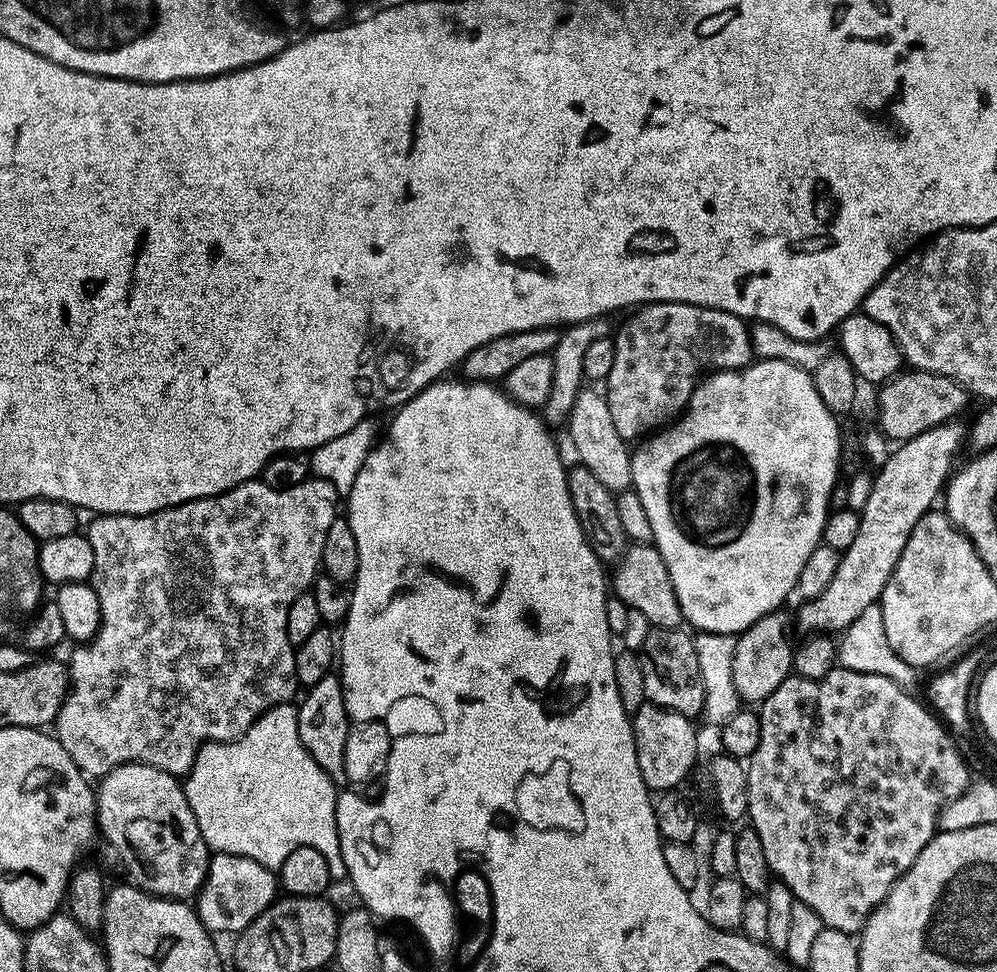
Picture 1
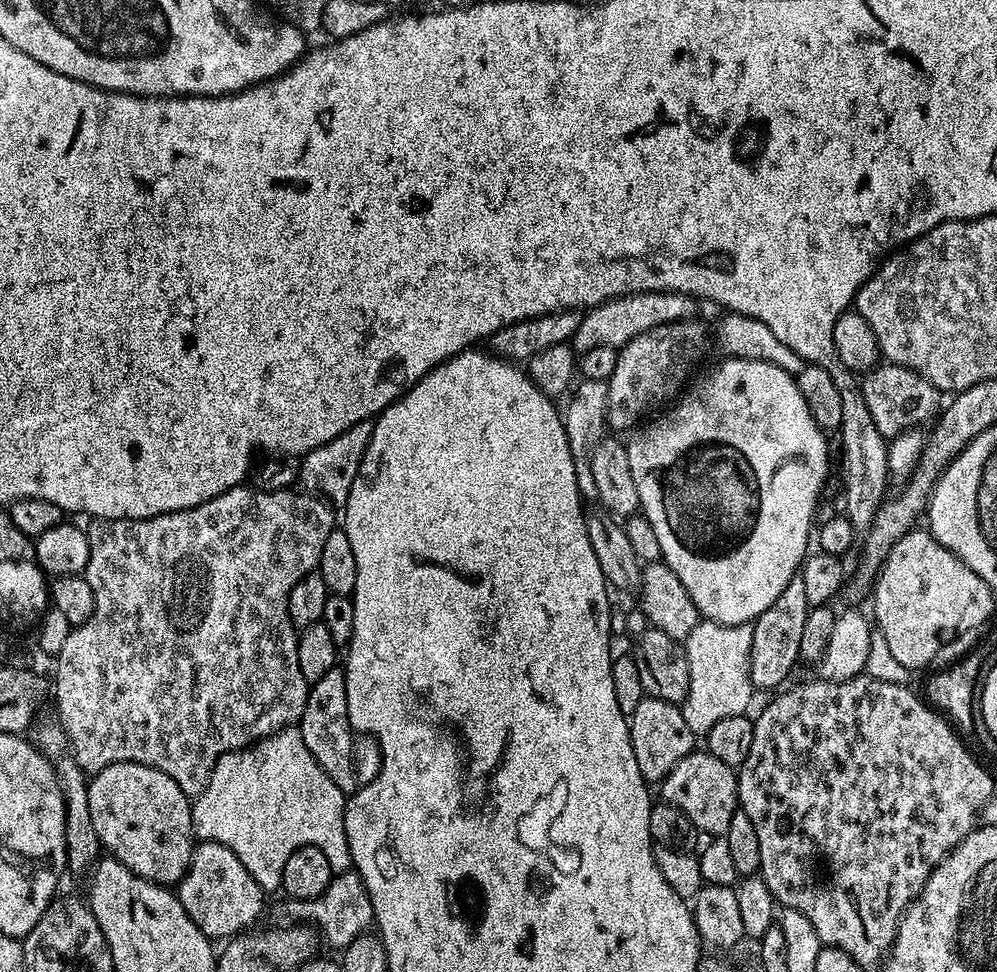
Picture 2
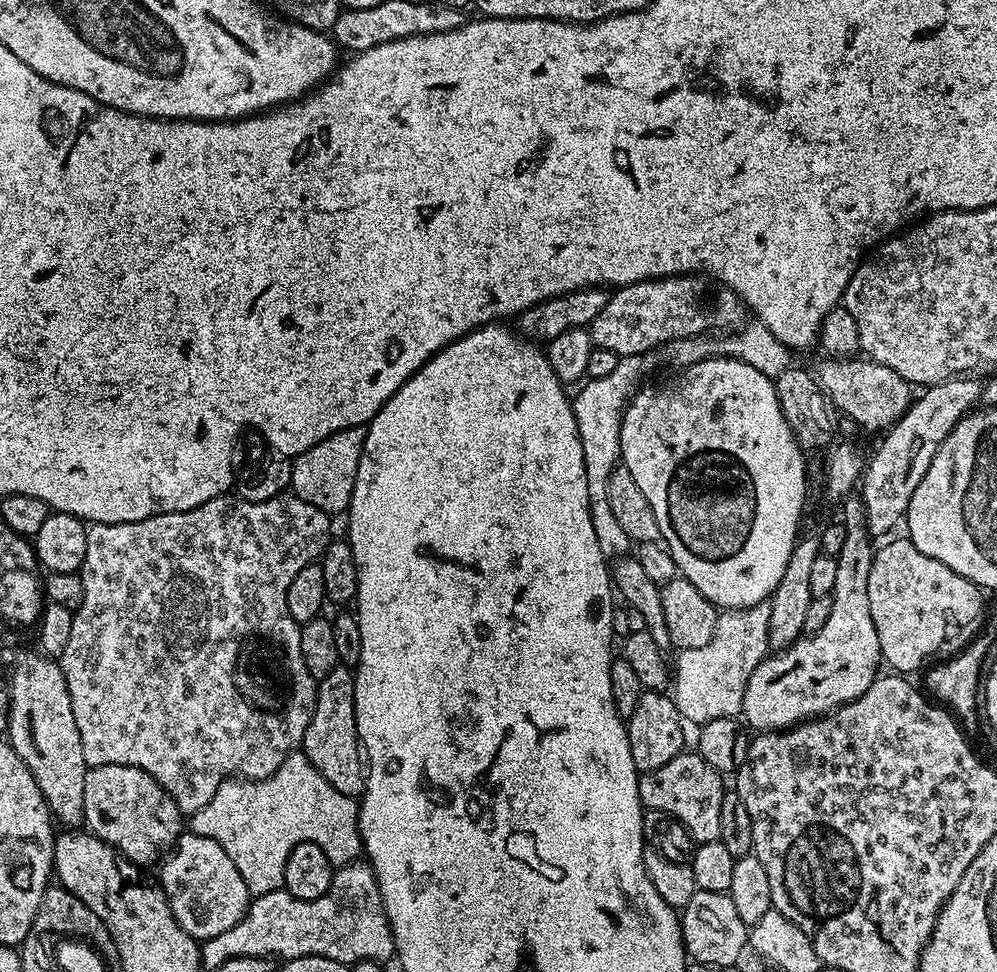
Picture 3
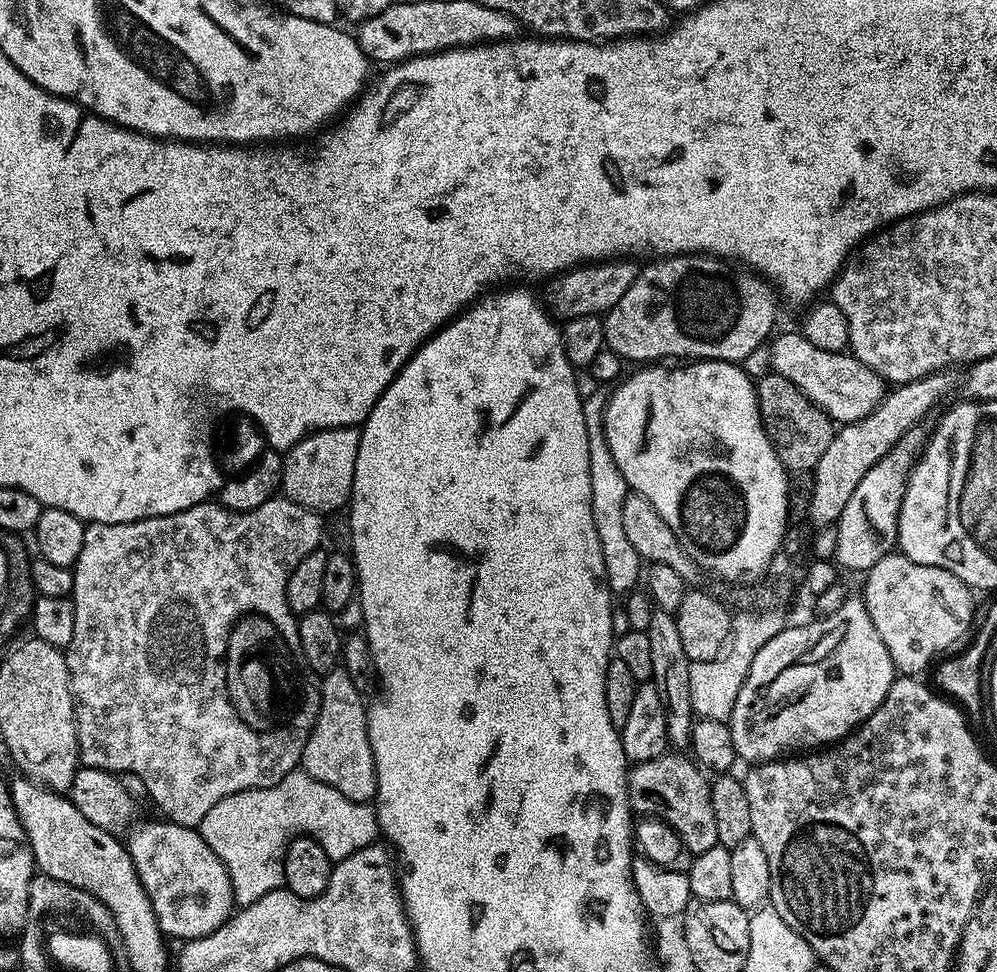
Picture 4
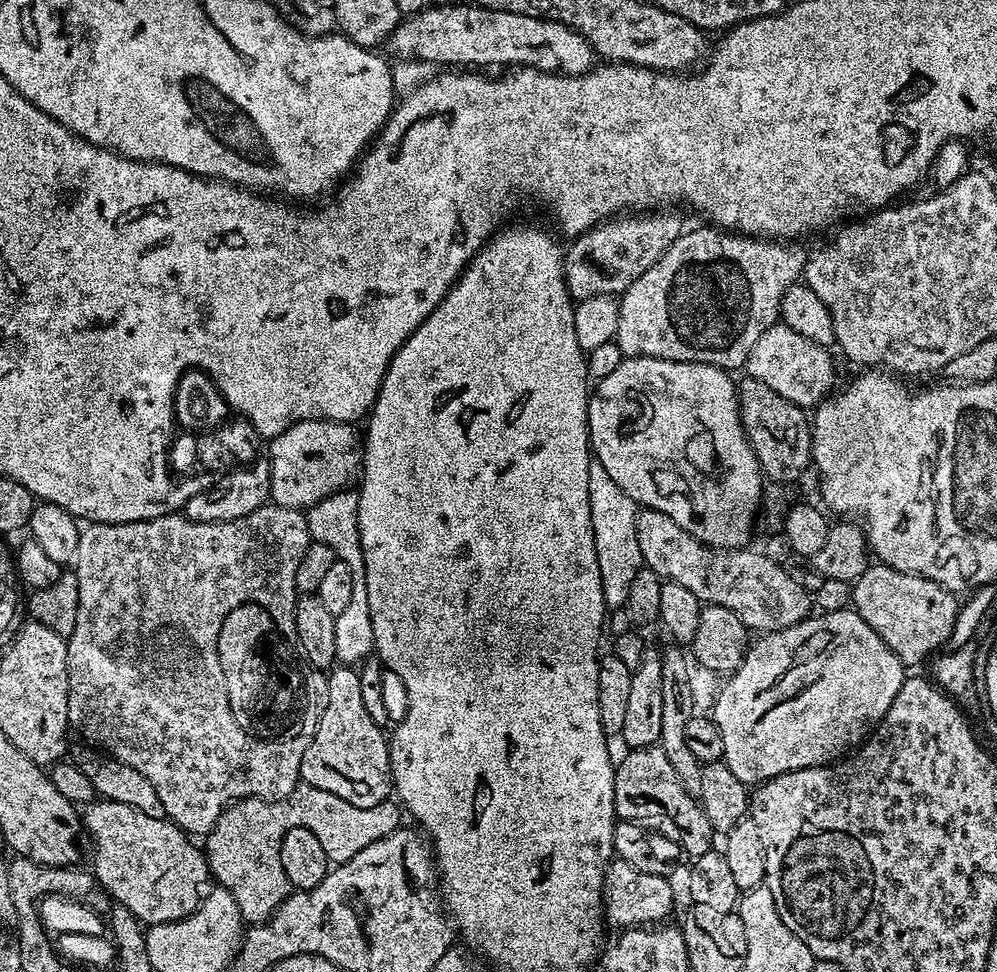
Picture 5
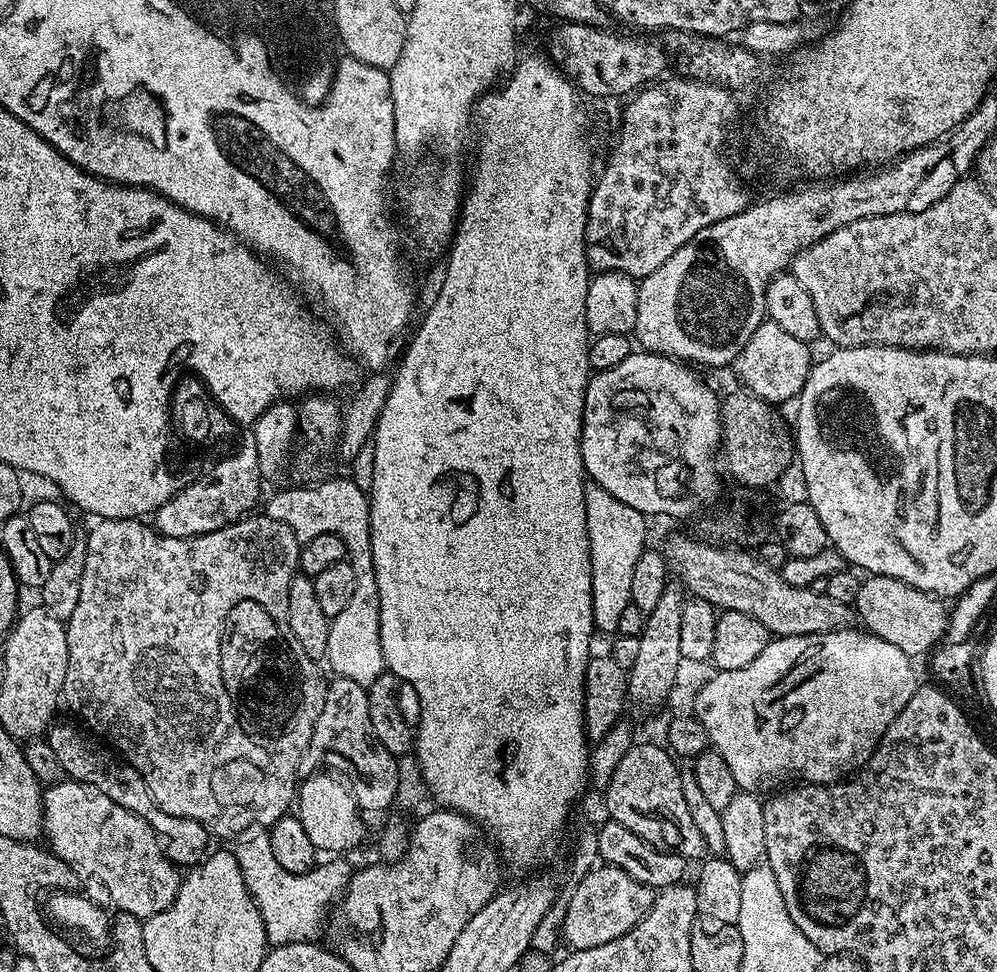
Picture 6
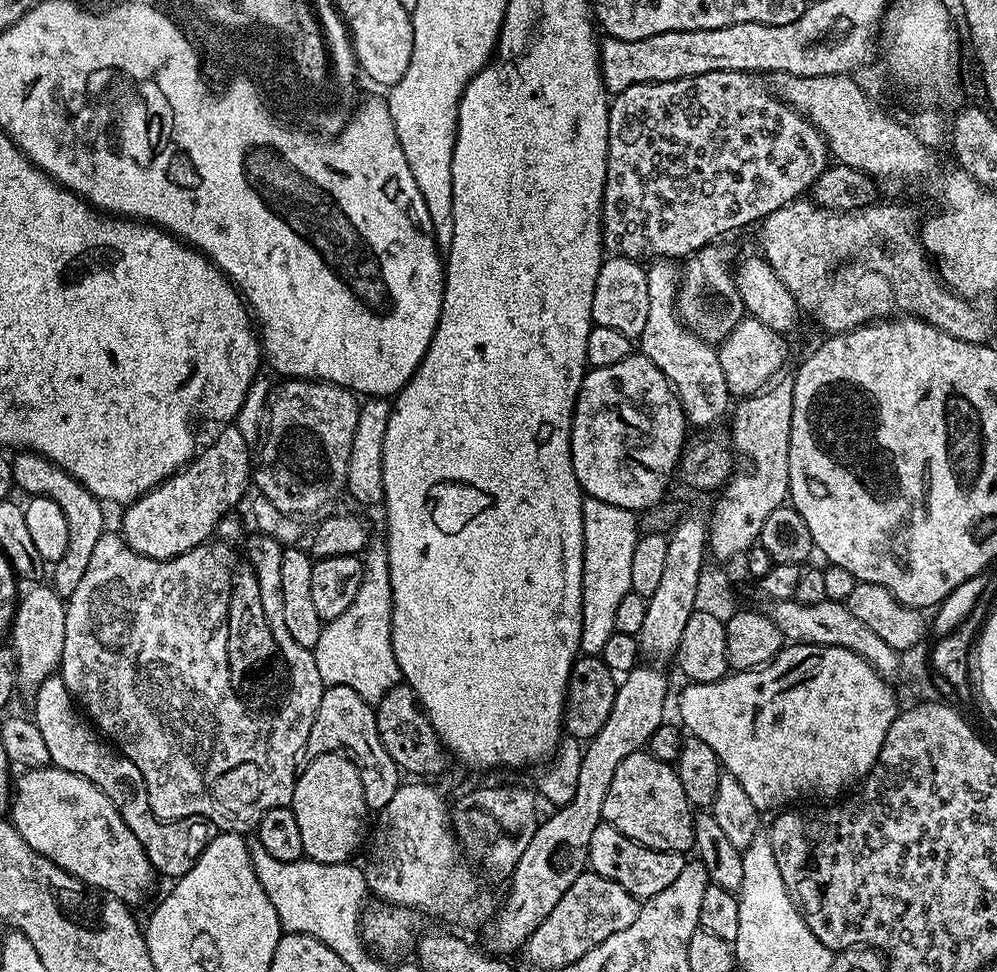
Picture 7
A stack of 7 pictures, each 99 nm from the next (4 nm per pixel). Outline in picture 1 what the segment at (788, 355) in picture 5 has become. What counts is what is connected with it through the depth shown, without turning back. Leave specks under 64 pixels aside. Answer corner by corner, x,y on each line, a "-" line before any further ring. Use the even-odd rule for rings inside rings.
915,370
901,371
879,392
880,397
876,400
876,412
880,415
878,428
892,442
909,440
934,426
957,419
970,401
969,393
965,392
963,386
955,384
950,378

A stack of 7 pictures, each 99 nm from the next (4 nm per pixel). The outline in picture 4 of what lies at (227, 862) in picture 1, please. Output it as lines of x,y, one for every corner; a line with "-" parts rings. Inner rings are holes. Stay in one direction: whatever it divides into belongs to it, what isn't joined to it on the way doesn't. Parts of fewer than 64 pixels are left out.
137,823
126,836
128,856
165,937
197,940
218,930
232,915
236,899
230,874
196,828
163,823

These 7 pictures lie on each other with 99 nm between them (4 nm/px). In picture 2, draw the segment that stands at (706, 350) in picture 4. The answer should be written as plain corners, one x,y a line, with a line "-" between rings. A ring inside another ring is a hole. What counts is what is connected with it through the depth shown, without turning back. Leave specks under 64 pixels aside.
635,292
632,296
619,296
616,300
607,300
605,304
587,309
581,315
580,325
570,343
577,353
594,350
594,346
610,346
619,350
626,342
638,338
638,334
654,330
654,326
689,319
693,315
692,304
693,297
683,292

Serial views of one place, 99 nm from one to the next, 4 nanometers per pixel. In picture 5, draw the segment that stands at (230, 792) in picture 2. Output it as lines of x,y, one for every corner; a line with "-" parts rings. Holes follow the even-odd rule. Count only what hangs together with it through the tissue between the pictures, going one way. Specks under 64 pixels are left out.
300,782
294,791
282,800
238,800
228,805
214,826
202,840
202,851
208,860
208,871
211,879
221,888
225,888
238,902
240,917
245,925
265,924
274,915
280,903
290,894
290,885
282,870
282,838
295,828
305,828
322,842
322,850
326,850
329,861
339,862
354,858
358,850
366,850
370,842
378,842
378,838
386,838
395,828
401,827
402,808
395,799
389,798
378,802
378,806
359,808
350,806
342,798
330,794
326,790
318,790
314,786

